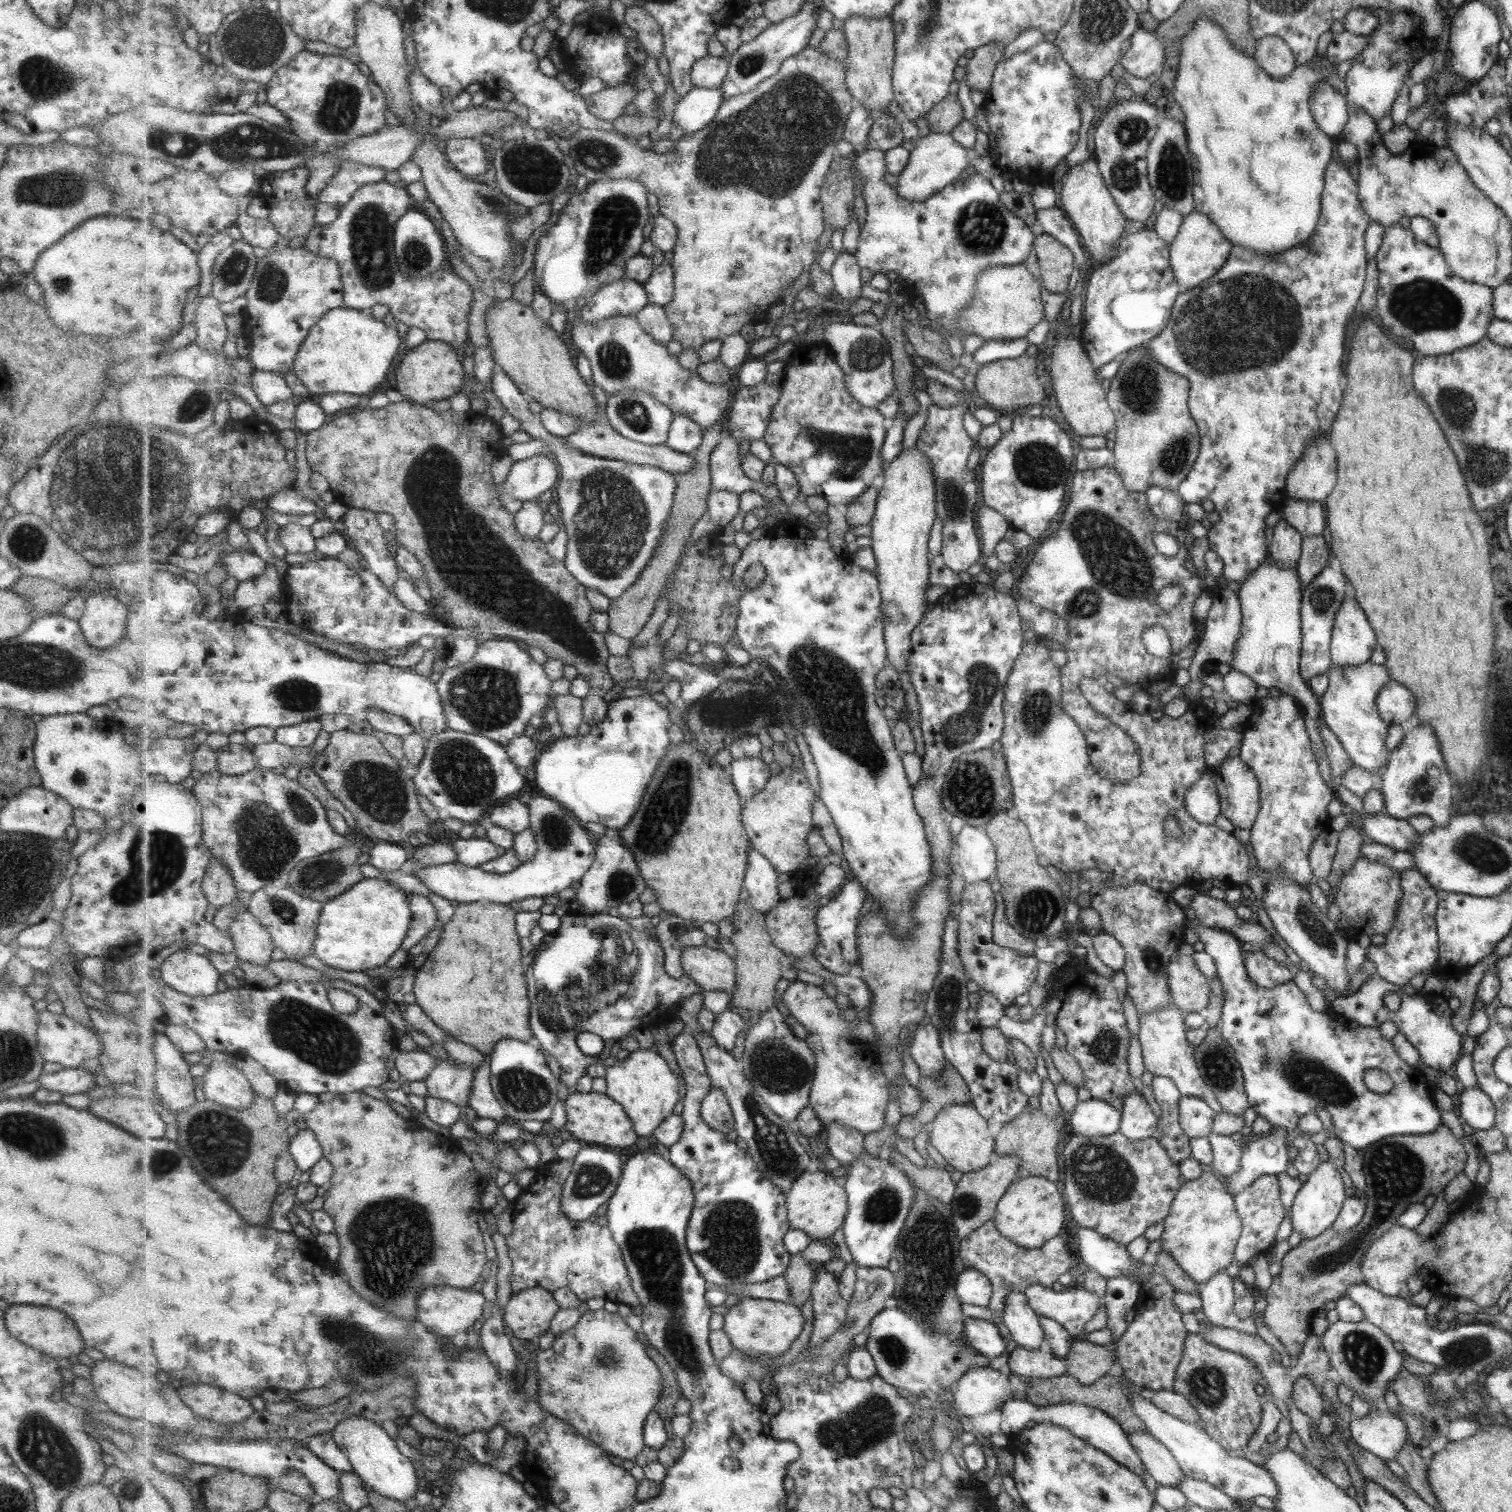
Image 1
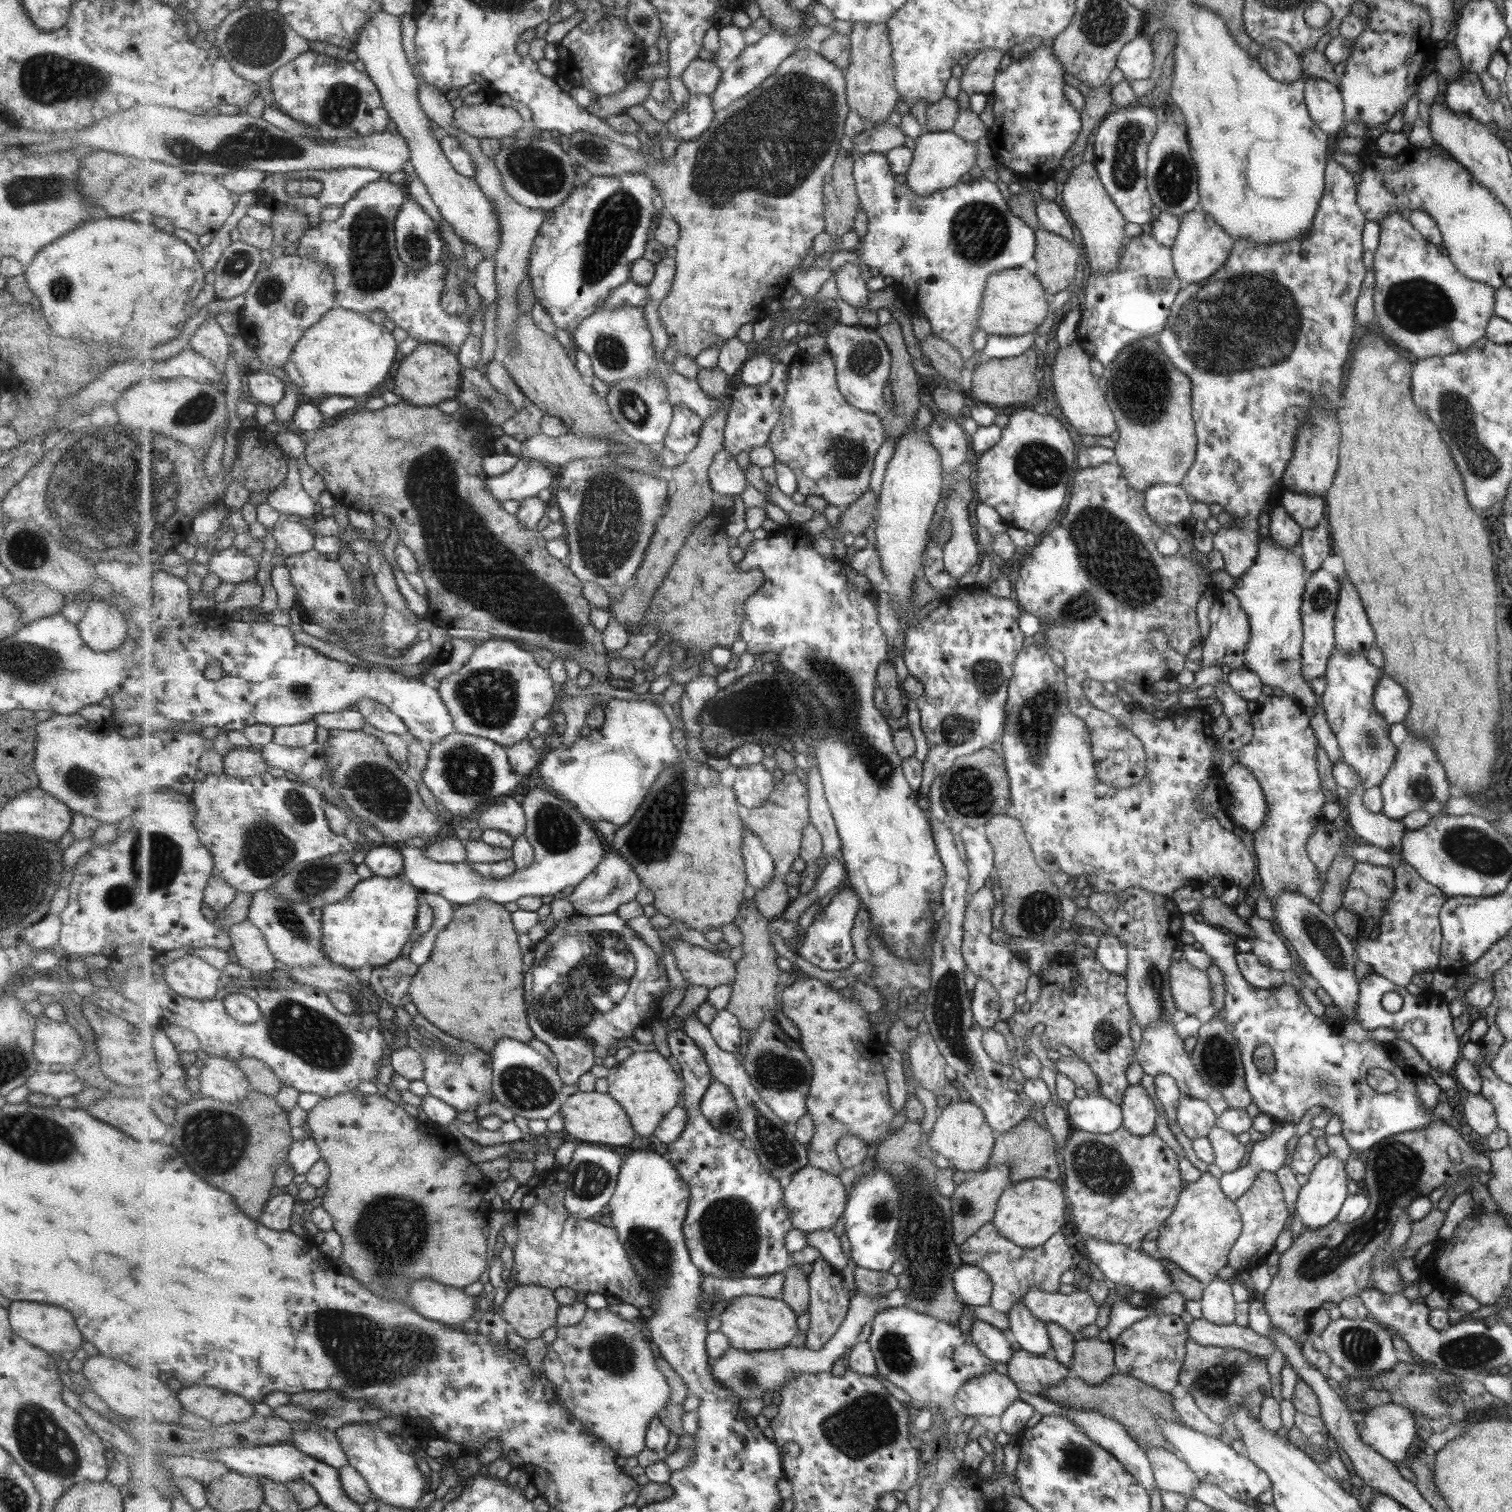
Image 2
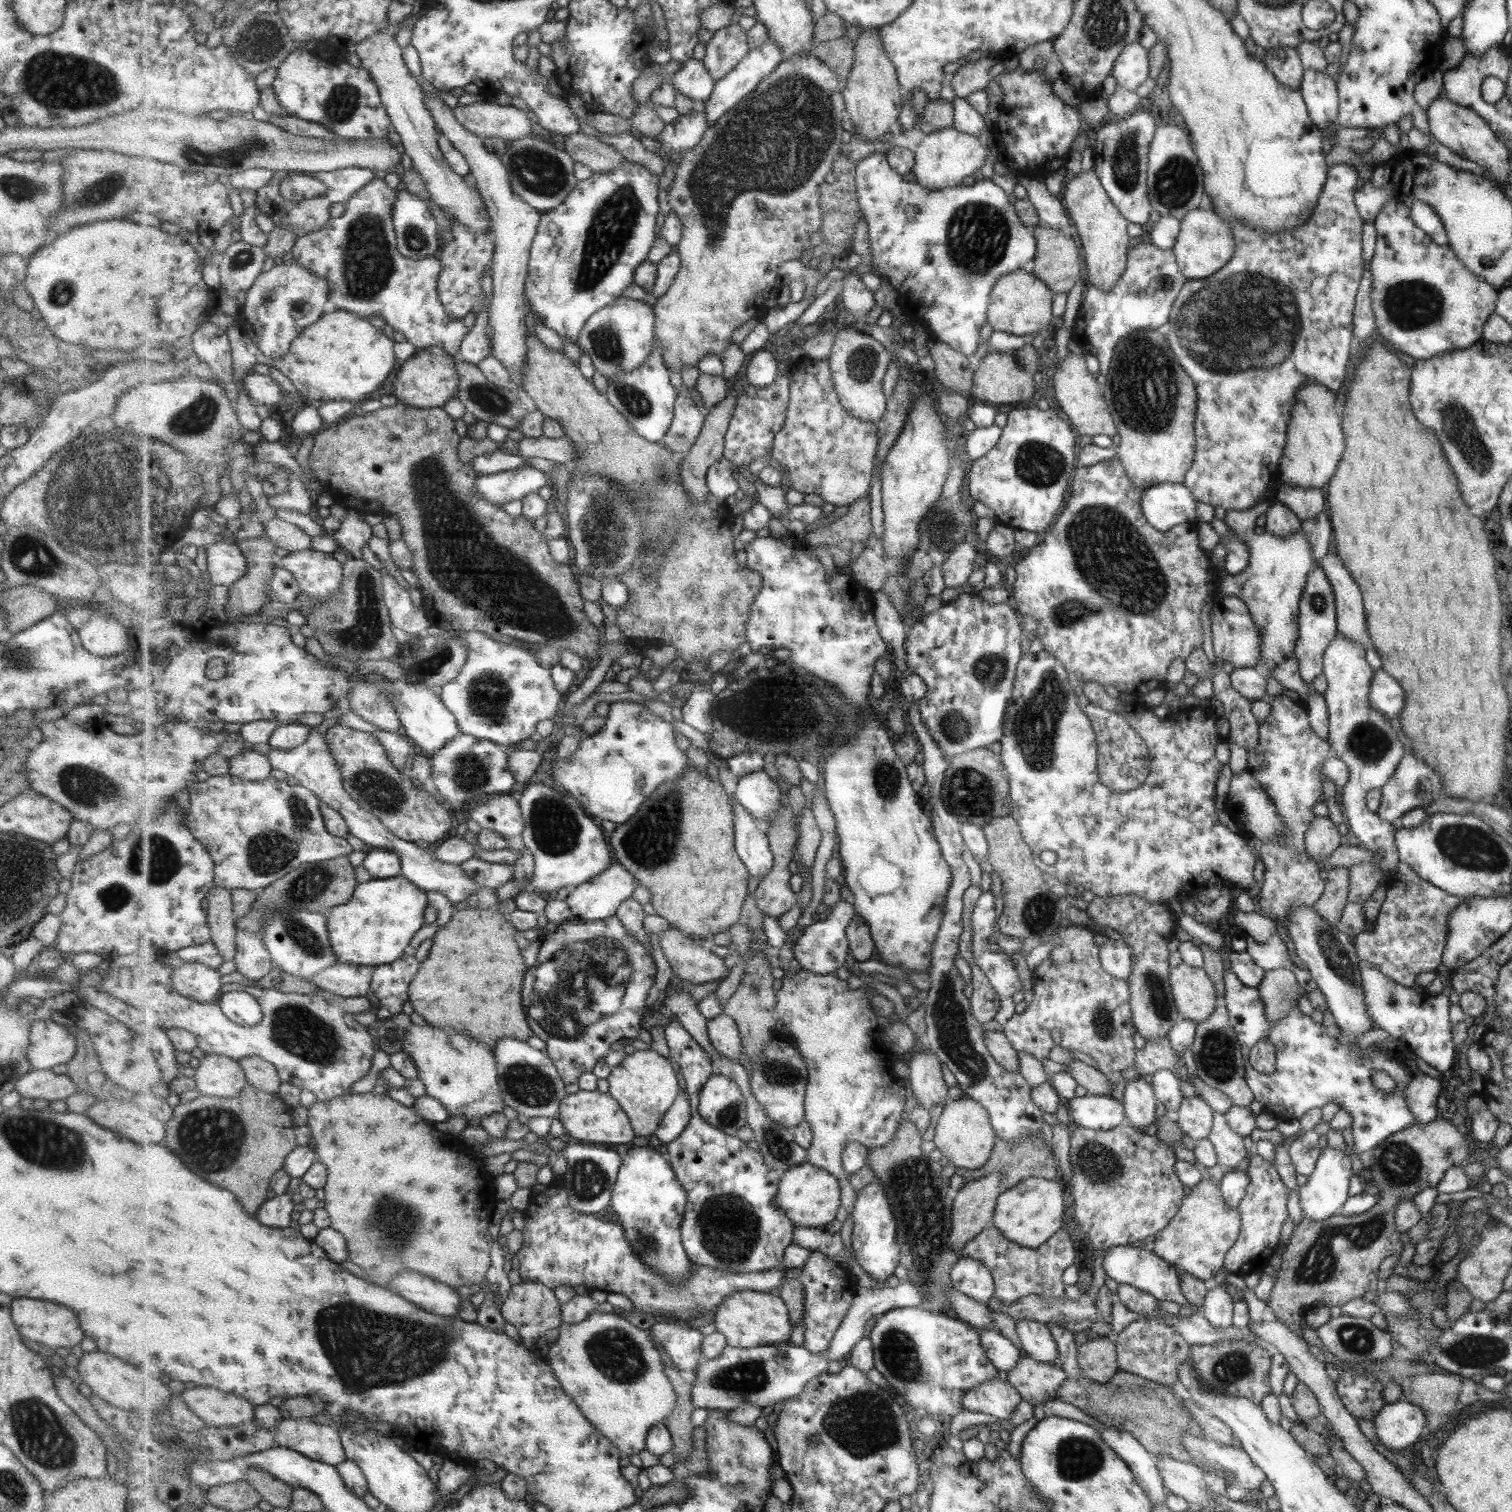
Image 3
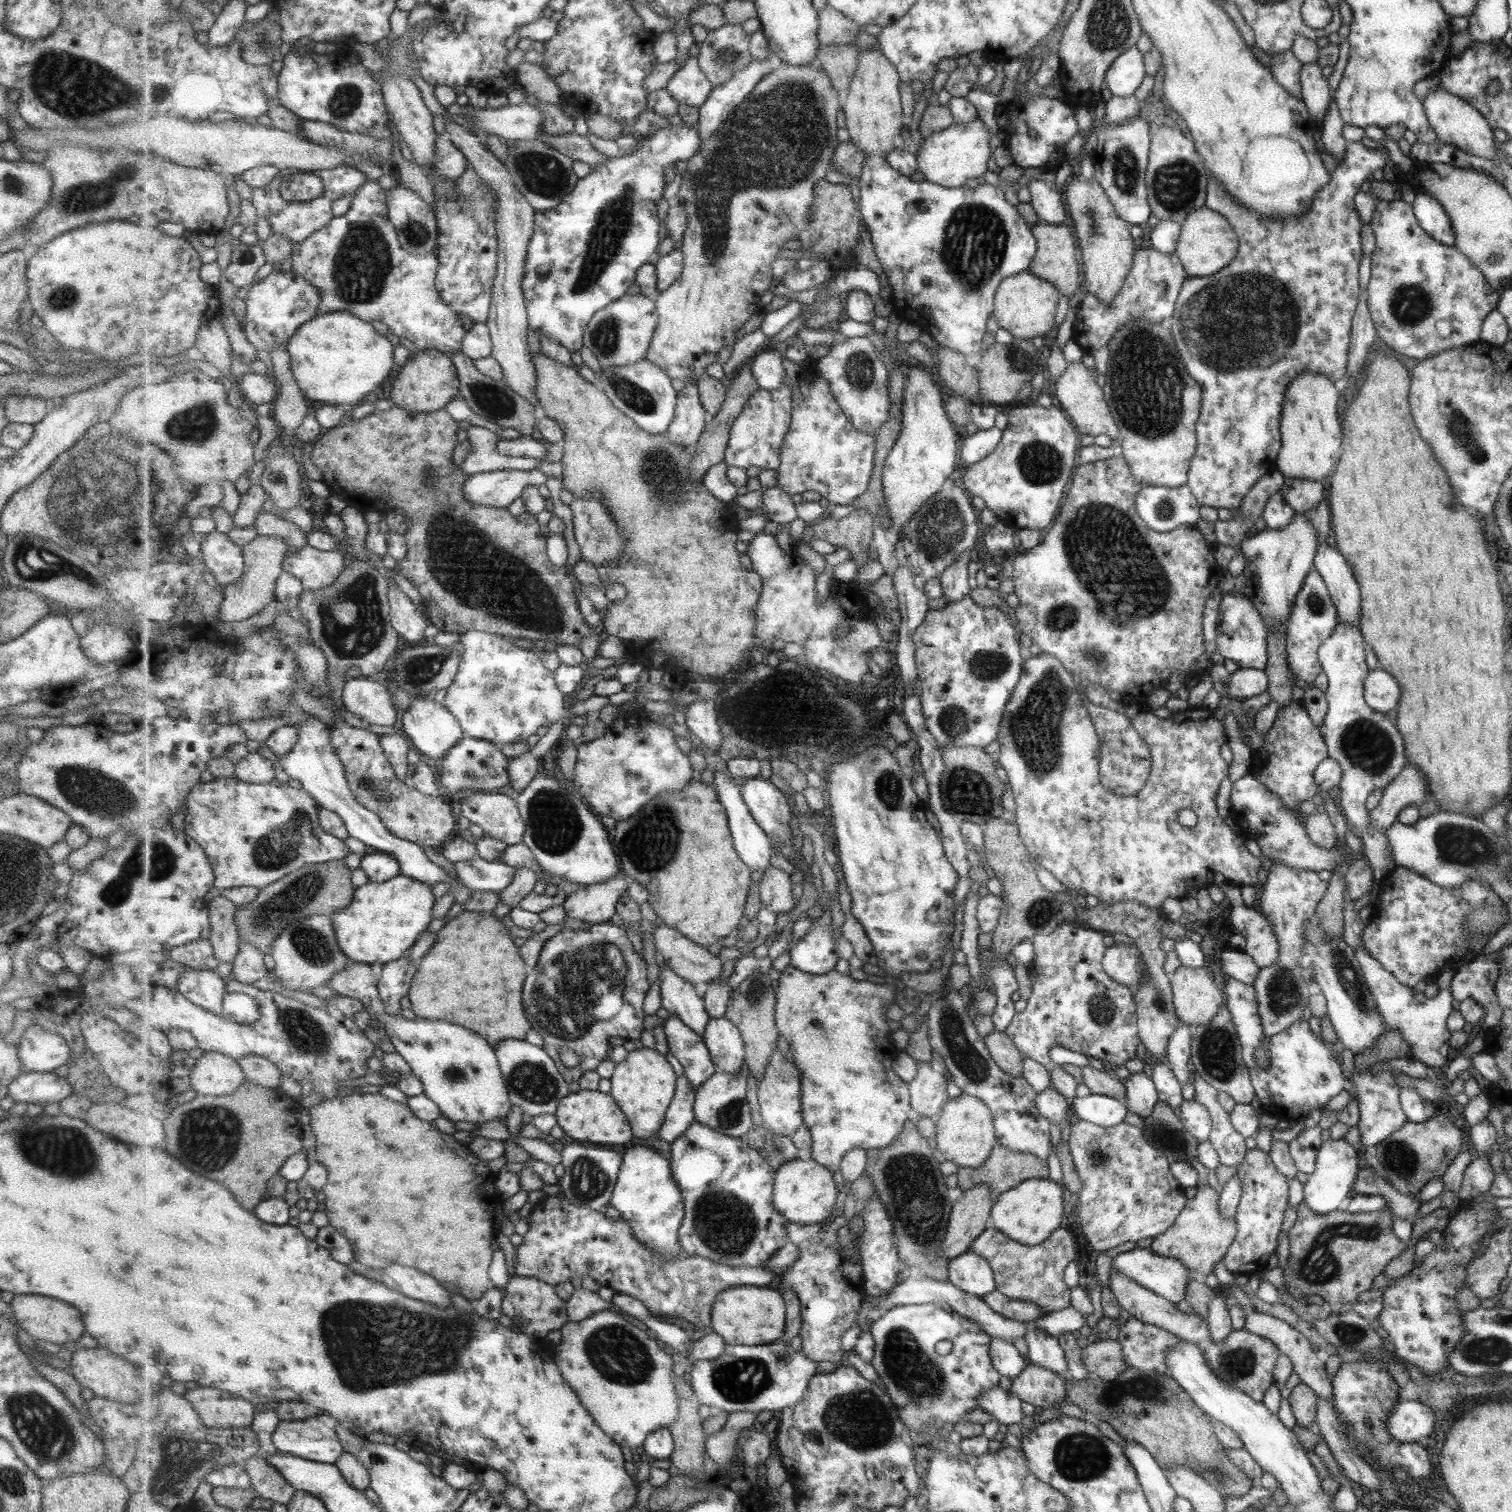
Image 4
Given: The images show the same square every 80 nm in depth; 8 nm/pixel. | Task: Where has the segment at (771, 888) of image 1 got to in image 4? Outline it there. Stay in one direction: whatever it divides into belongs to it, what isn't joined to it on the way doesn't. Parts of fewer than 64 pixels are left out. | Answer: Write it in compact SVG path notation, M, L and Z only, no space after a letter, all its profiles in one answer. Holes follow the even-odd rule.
M713 771L713 773L713 785L716 788L717 794L720 795L721 804L725 807L726 813L728 814L729 825L737 853L751 870L754 872L765 872L767 868L770 867L769 862L771 862L771 857L775 855L771 839L767 837L765 830L763 830L755 820L755 817L751 814L750 808L745 802L742 787L737 786L737 784L729 778L729 774L718 771Z

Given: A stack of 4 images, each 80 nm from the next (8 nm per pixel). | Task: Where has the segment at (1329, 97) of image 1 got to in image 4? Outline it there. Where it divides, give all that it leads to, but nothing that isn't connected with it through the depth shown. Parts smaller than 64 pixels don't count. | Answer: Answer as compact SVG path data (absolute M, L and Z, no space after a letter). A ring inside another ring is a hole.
M1309 63L1301 65L1299 80L1302 101L1305 102L1313 120L1320 124L1329 102L1327 78L1321 75L1320 67L1315 63Z

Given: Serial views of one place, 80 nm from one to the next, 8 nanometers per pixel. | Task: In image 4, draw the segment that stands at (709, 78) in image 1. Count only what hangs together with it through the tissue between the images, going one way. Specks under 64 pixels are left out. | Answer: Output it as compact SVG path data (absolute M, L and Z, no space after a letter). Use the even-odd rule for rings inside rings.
M689 57L669 81L666 89L680 105L699 109L709 100L714 86L701 70L698 57Z

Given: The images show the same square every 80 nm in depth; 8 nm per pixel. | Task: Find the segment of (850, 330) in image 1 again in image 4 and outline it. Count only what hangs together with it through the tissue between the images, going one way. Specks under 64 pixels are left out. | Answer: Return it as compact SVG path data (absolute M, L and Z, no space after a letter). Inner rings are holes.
M847 337L833 346L825 358L817 360L823 379L831 385L833 396L844 414L852 420L853 427L869 435L877 436L889 421L891 396L889 396L889 368L879 358L879 352L867 337Z

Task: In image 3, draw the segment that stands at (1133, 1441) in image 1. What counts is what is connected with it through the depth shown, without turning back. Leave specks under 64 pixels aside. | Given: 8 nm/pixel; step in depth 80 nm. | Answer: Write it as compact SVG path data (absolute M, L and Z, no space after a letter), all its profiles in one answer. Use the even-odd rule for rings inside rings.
M1161 1456L1155 1458L1155 1466L1162 1476L1164 1488L1175 1496L1184 1498L1191 1508L1211 1507L1216 1502L1210 1497L1203 1481L1203 1472L1197 1464L1173 1460Z

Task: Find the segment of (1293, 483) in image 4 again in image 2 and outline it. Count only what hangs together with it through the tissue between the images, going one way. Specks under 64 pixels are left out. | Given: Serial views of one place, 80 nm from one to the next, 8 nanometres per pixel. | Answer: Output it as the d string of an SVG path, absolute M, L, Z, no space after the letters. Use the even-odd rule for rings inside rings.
M1285 490L1277 505L1283 507L1291 518L1303 529L1315 528L1323 518L1323 500L1311 494L1293 494Z

